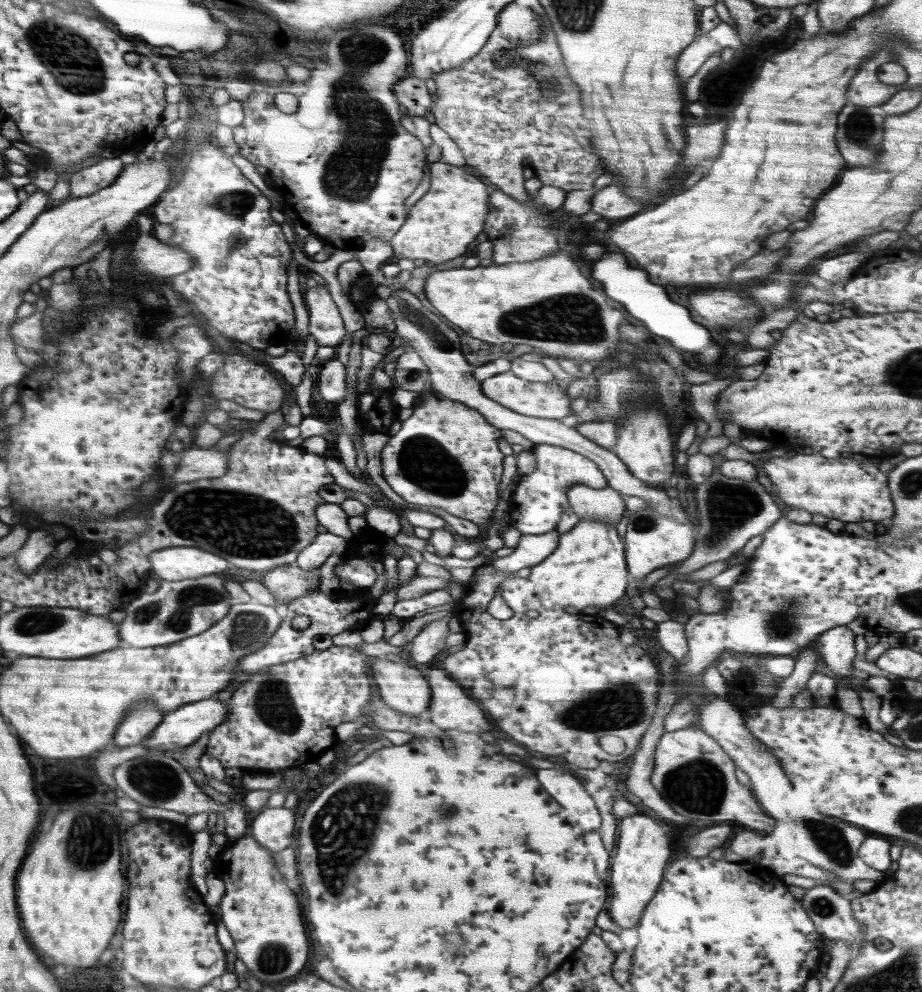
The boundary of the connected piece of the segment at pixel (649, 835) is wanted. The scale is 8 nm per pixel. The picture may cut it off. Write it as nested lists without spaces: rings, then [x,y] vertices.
[[[642,812],[626,817],[618,826],[618,850],[610,867],[610,900],[606,908],[612,922],[620,928],[639,924],[643,910],[654,898],[663,872],[670,860],[670,845],[666,827]]]

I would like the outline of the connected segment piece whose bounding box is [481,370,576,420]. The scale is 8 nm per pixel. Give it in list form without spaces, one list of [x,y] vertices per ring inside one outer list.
[[[510,370],[486,378],[481,382],[481,391],[484,396],[495,400],[498,404],[506,406],[510,410],[514,410],[518,414],[556,420],[572,415],[576,416],[570,406],[572,400],[564,390],[560,389],[555,378],[550,382],[532,382],[518,378]]]

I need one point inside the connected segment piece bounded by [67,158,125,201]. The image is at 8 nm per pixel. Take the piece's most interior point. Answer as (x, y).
(87, 181)

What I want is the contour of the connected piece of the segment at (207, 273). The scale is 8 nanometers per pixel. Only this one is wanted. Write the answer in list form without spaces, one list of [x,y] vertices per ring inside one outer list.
[[[207,142],[203,146],[199,146],[198,150],[192,151],[187,157],[185,163],[183,163],[182,180],[172,188],[172,190],[166,191],[156,204],[156,212],[154,212],[154,218],[160,222],[160,224],[170,224],[174,228],[174,236],[170,238],[170,244],[174,246],[180,246],[182,250],[186,250],[194,260],[196,264],[184,272],[184,274],[176,275],[172,278],[172,288],[184,296],[186,300],[194,302],[196,308],[200,310],[203,316],[206,316],[206,322],[216,328],[220,334],[225,337],[229,337],[235,341],[245,342],[252,348],[257,348],[265,351],[270,346],[282,346],[287,344],[288,337],[293,334],[294,330],[294,308],[292,307],[292,301],[287,291],[288,282],[288,266],[292,262],[292,249],[286,242],[286,237],[282,233],[282,227],[276,221],[270,217],[271,203],[268,198],[258,190],[258,188],[242,175],[242,172],[234,165],[232,156],[226,155],[224,150],[214,144],[214,142]]]

